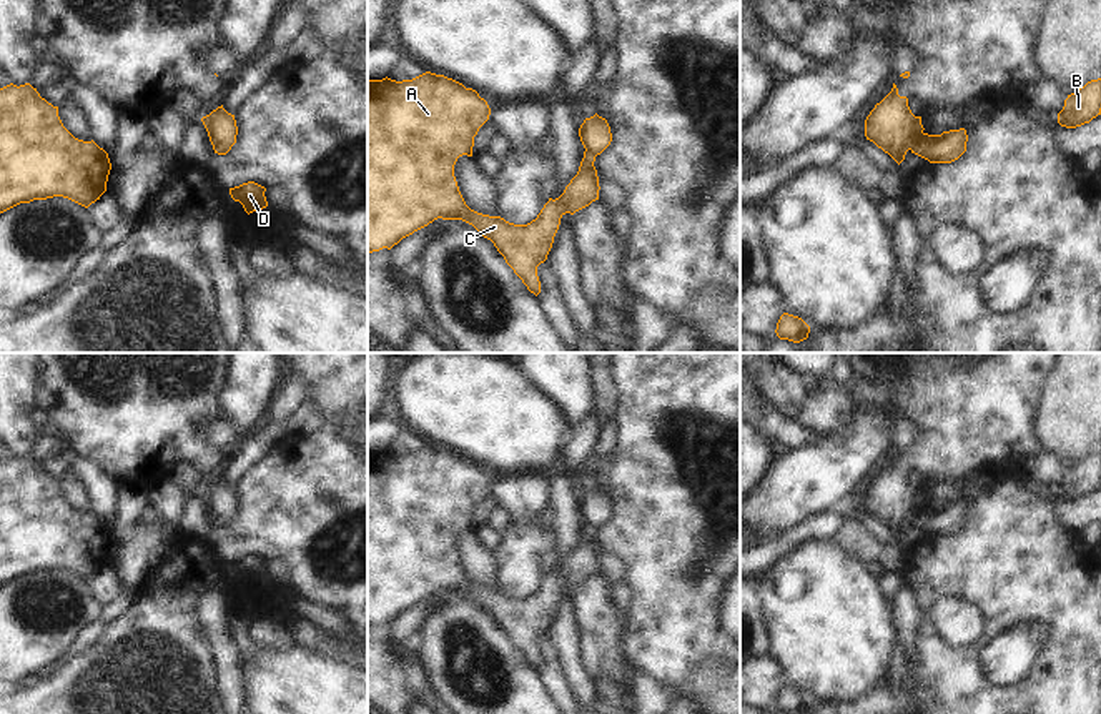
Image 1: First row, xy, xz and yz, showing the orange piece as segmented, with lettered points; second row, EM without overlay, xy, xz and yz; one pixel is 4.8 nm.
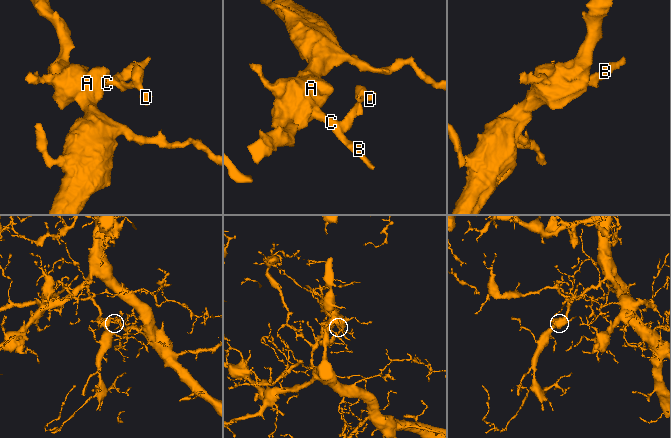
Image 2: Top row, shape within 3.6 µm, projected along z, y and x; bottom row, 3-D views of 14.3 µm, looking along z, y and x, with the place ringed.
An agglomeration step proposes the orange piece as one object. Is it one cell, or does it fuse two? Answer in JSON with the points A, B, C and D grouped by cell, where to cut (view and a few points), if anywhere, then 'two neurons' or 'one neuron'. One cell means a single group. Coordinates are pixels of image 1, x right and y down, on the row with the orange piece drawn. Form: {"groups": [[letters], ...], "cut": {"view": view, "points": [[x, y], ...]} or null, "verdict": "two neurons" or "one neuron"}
{"groups": [["A", "B", "C"], ["D"]], "cut": {"view": "yz", "points": [[922, 132], [908, 148]]}, "verdict": "two neurons"}

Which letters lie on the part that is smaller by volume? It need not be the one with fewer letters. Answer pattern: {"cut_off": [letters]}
{"cut_off": ["D"]}

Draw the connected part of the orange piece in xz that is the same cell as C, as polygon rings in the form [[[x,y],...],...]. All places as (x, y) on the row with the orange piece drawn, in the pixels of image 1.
[[[426,72],[412,80],[368,80],[368,255],[391,250],[402,238],[437,218],[462,220],[491,240],[506,263],[531,293],[541,293],[537,266],[547,260],[560,218],[599,200],[595,155],[584,151],[577,175],[564,193],[544,205],[536,220],[514,225],[501,216],[471,210],[456,181],[454,165],[459,156],[472,156],[474,136],[489,120],[484,98],[462,83]]]

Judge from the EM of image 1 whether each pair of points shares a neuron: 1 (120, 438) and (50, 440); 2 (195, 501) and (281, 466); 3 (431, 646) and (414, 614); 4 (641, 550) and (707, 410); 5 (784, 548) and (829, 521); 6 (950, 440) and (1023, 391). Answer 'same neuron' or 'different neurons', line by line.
1: different neurons
2: different neurons
3: different neurons
4: same neuron
5: same neuron
6: same neuron

